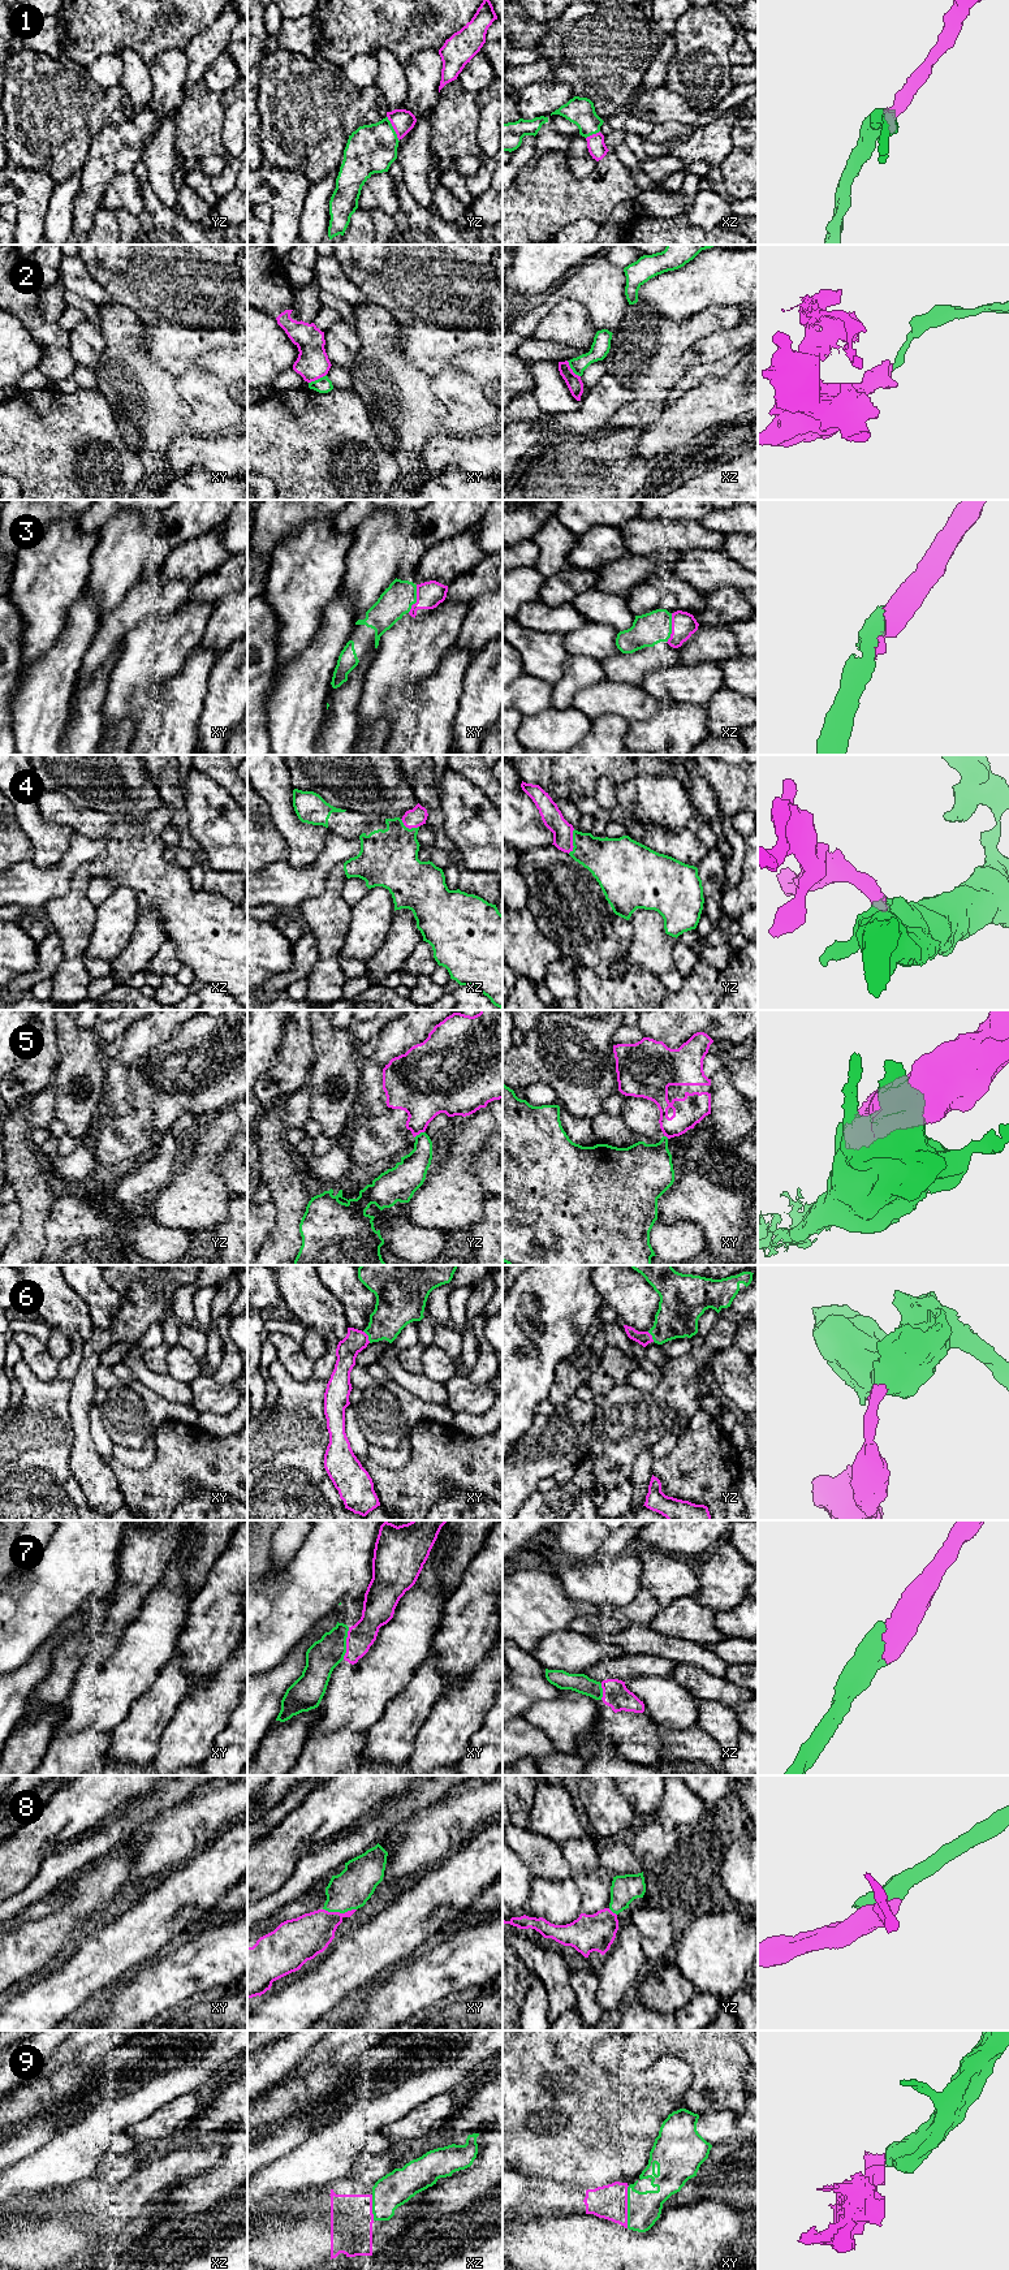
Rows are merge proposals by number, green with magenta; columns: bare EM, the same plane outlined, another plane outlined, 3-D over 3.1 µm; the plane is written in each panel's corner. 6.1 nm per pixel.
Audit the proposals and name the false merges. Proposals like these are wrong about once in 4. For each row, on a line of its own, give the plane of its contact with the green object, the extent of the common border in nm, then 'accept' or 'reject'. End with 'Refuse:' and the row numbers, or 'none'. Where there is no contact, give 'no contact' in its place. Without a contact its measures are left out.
1: meets green in yz; contact 180 nm long; accept
2: meets green in xz; contact 130 nm long; reject
3: meets green in xy; contact 190 nm long; accept
4: meets green in yz; contact 160 nm long; accept
5: meets green in yz; contact 80 nm long; reject
6: meets green in xy; contact 90 nm long; accept
7: meets green in xy; contact 200 nm long; accept
8: meets green in xy; contact 200 nm long; accept
9: meets green in xy; contact 260 nm long; accept
Refuse: 2, 5

